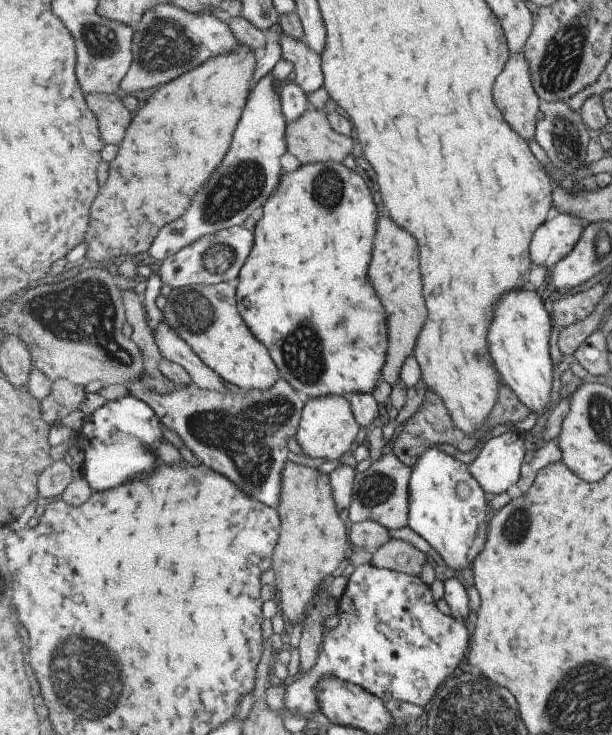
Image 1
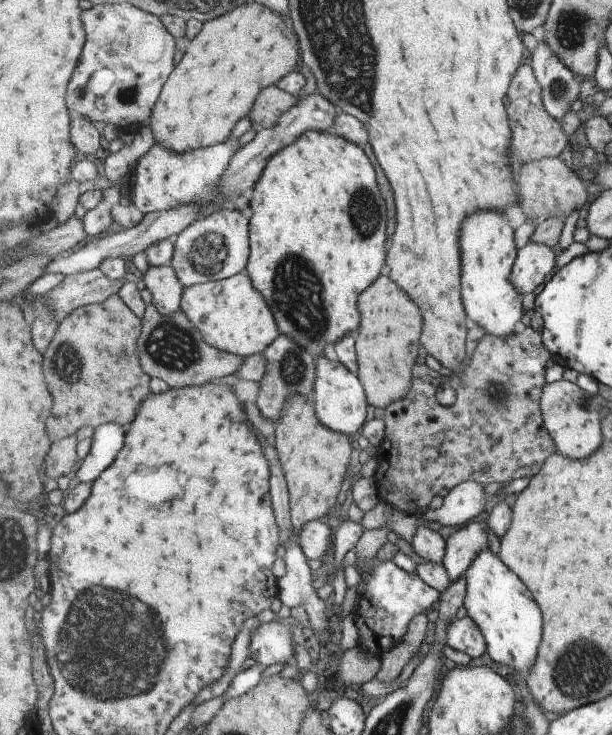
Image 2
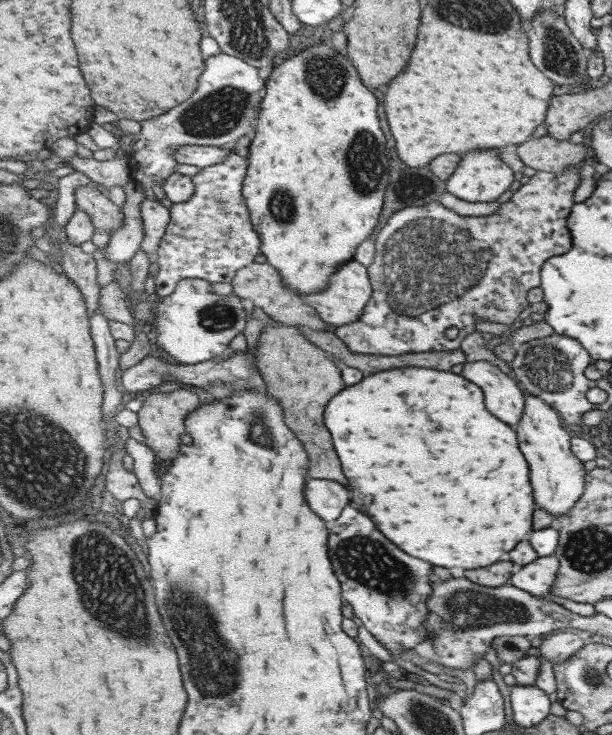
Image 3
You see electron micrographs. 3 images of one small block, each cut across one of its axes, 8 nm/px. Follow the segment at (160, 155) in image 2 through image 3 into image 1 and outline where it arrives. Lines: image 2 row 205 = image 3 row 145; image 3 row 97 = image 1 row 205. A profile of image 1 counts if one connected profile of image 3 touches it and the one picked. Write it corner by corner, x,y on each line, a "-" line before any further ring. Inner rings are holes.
265,76
248,97
244,115
237,126
232,148
210,182
196,195
188,212
165,226
157,235
149,253
157,260
168,260
206,235
239,227
257,210
264,208
281,184
281,158
288,142
280,92
271,88
271,76

